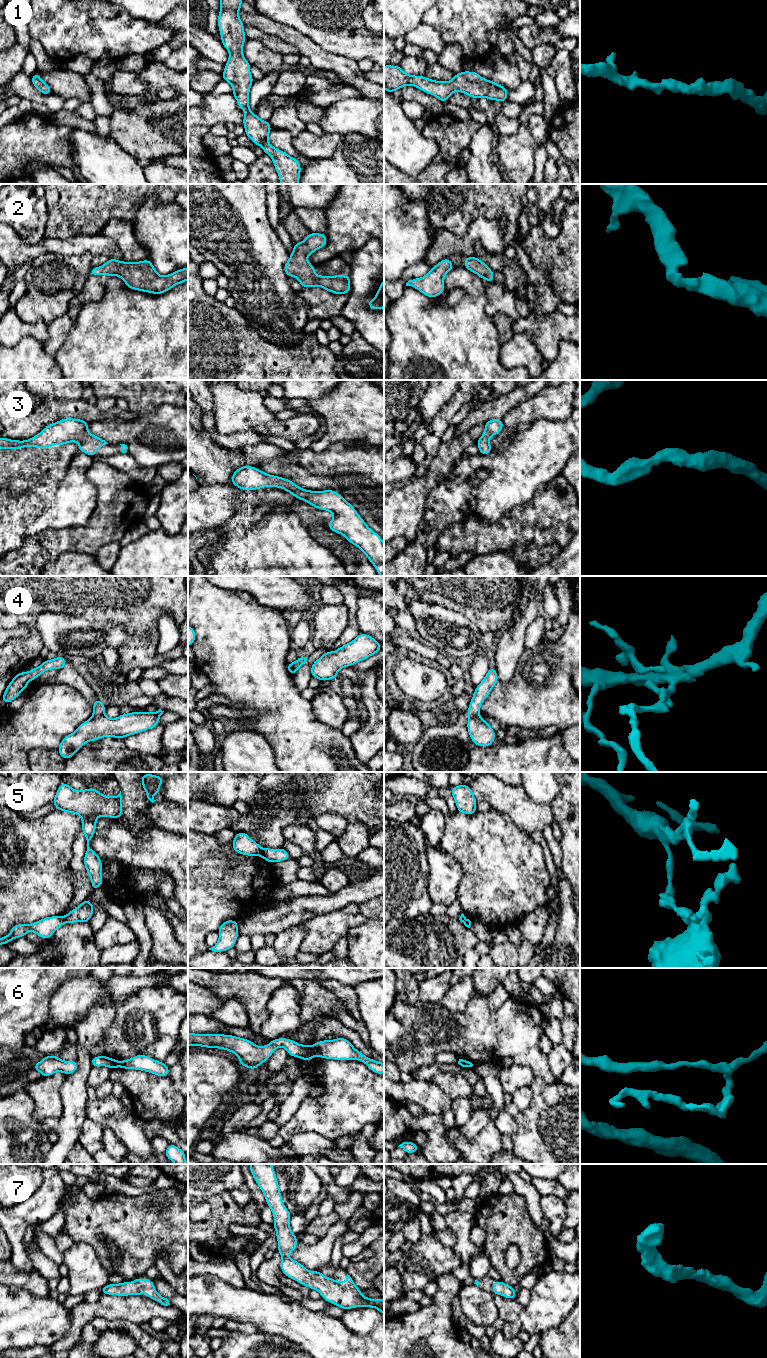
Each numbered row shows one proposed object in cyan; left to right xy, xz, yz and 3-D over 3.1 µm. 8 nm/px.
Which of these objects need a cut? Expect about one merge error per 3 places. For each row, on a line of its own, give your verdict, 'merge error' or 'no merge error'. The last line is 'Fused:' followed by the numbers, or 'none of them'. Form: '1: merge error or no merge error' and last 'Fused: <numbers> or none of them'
1: no merge error
2: no merge error
3: no merge error
4: merge error
5: merge error
6: merge error
7: no merge error
Fused: 4, 5, 6

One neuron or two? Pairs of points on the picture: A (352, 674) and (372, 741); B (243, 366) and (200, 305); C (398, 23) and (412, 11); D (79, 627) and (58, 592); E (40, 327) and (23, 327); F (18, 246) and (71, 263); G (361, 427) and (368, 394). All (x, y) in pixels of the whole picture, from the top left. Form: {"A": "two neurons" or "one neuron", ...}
{"A": "one neuron", "B": "one neuron", "C": "one neuron", "D": "two neurons", "E": "one neuron", "F": "two neurons", "G": "one neuron"}

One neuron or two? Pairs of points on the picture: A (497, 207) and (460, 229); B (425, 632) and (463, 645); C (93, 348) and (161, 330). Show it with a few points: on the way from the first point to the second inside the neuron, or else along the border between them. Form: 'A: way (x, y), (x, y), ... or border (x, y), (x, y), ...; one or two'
A: way (487, 207), (477, 207), (465, 219); one
B: way (434, 632), (450, 632), (454, 636); one
C: way (110, 348), (144, 347); one

